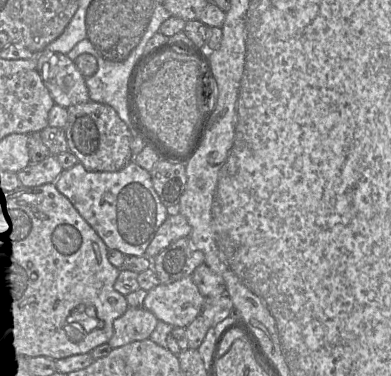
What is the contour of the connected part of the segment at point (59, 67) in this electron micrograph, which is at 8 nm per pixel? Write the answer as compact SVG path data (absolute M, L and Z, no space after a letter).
M47 49L33 54L37 71L55 104L68 108L90 101L86 78L67 55Z

